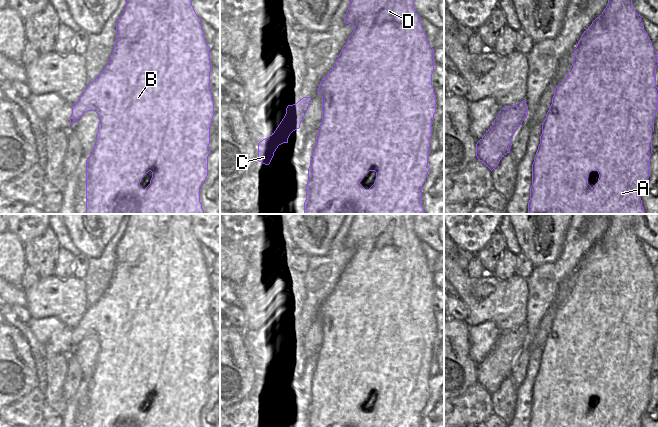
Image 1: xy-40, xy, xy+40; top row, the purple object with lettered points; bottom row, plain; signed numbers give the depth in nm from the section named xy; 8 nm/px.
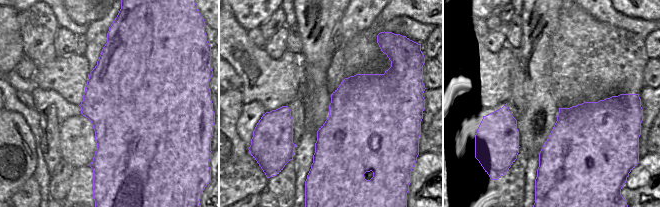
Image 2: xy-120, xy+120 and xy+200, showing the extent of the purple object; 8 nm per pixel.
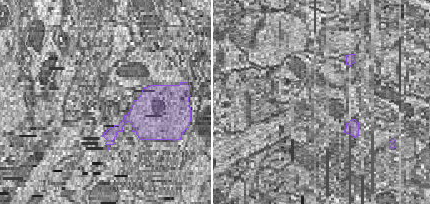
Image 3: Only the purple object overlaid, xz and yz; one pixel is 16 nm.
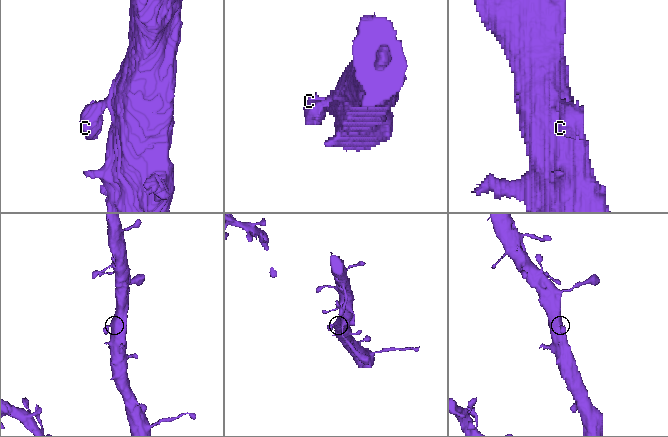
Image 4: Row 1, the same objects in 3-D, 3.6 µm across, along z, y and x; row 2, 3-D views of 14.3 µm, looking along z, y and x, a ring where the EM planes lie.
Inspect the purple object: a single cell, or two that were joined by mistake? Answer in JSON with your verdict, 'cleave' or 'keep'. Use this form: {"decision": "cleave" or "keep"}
{"decision": "keep"}

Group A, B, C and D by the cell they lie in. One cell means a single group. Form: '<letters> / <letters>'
A B C D

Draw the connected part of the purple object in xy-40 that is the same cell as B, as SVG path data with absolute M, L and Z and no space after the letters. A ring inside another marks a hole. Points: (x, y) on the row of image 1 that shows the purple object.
M127 0L126 6L116 22L116 42L108 64L91 83L87 84L80 98L72 105L71 125L76 123L87 111L95 111L100 120L92 154L86 160L86 214L204 214L200 202L200 188L208 176L208 156L211 153L208 146L210 144L210 127L214 116L214 102L212 100L212 89L210 88L210 72L212 70L210 47L206 44L201 21L192 6L192 0ZM149 171L152 172L152 178L150 184L143 189L140 182Z

